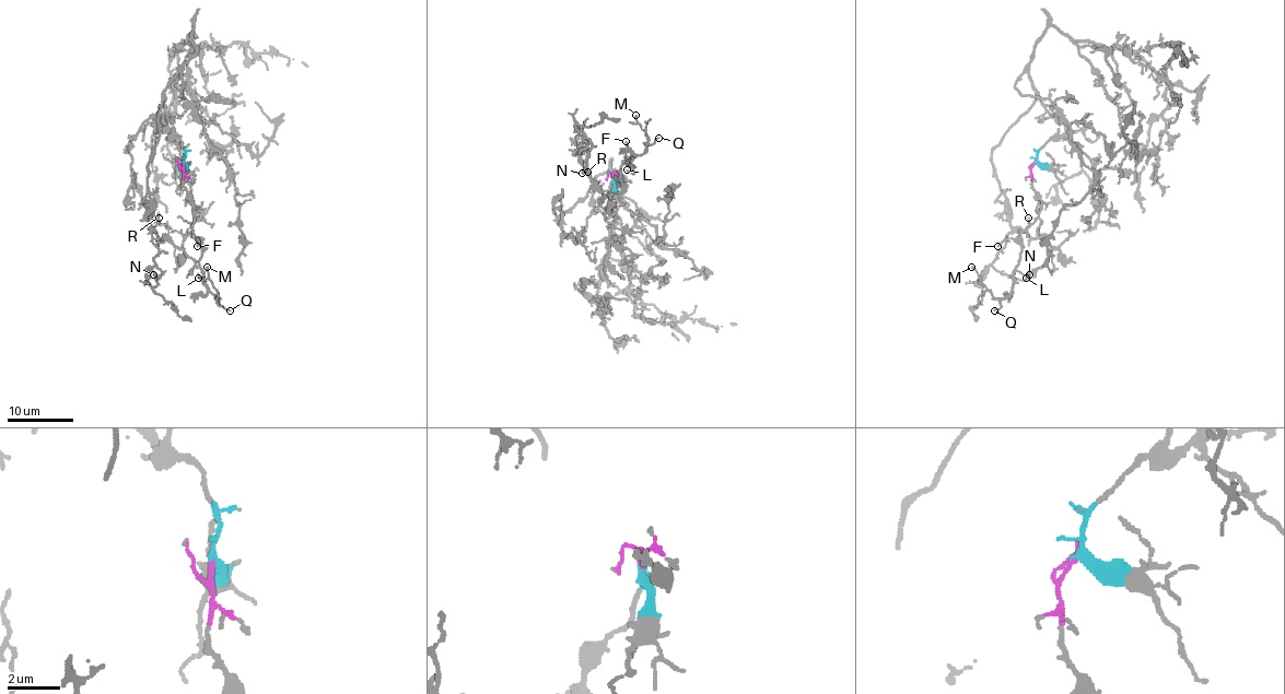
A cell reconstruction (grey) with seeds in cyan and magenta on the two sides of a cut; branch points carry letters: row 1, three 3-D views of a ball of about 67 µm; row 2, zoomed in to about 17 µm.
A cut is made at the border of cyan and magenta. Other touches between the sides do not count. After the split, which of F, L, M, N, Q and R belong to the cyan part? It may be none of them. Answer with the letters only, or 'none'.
N, R

